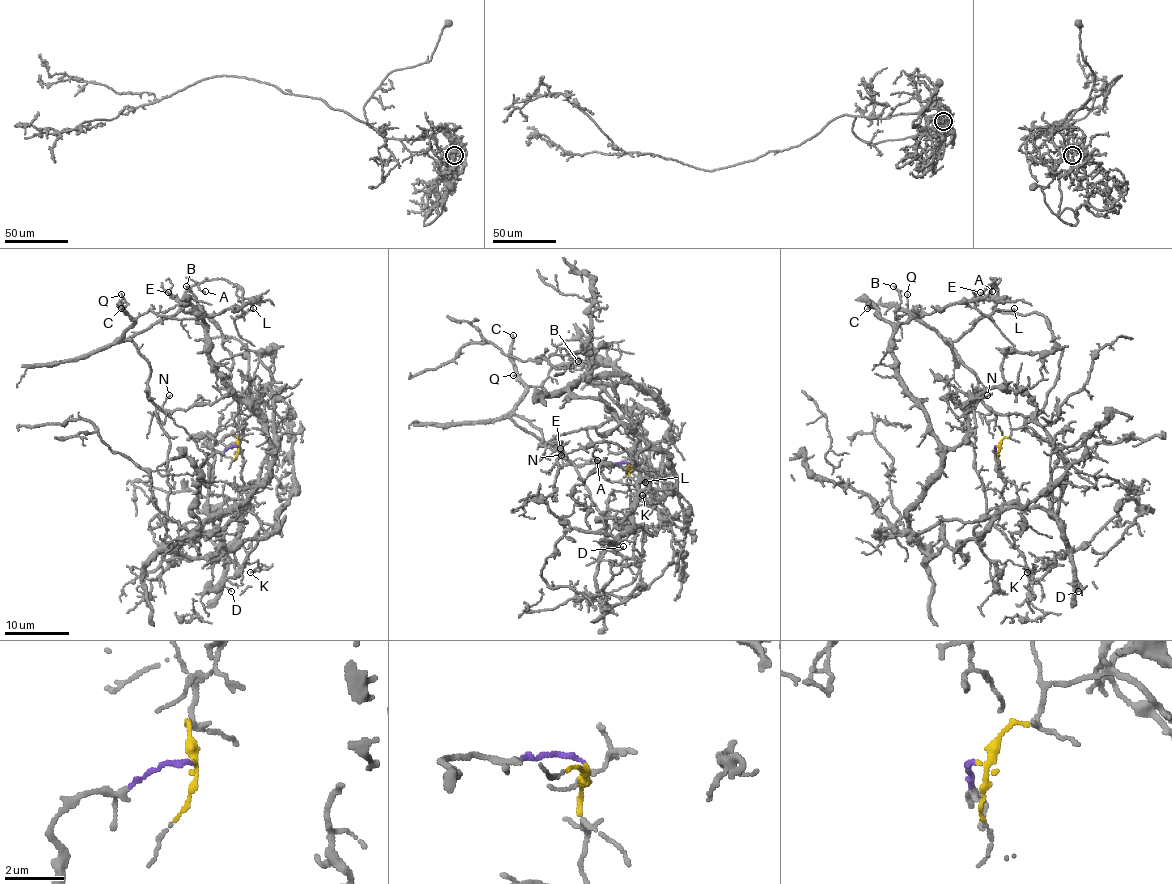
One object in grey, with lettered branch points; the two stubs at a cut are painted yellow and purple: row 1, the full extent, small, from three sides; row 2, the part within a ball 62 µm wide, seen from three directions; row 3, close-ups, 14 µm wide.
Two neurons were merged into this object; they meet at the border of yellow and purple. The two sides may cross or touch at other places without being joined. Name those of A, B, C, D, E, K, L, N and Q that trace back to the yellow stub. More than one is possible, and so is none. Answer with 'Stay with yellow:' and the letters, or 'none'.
Stay with yellow: A, B, C, E, L, N, Q

